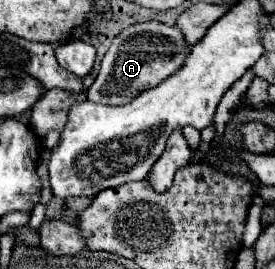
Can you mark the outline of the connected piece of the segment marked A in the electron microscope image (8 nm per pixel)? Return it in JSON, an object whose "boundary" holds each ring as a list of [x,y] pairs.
{"boundary":[[[142,22],[126,28],[114,40],[106,56],[102,58],[100,72],[86,96],[90,102],[106,106],[122,106],[136,98],[140,92],[162,84],[168,76],[184,66],[186,56],[192,48],[186,44],[184,34],[178,26],[166,26],[162,22]]]}

